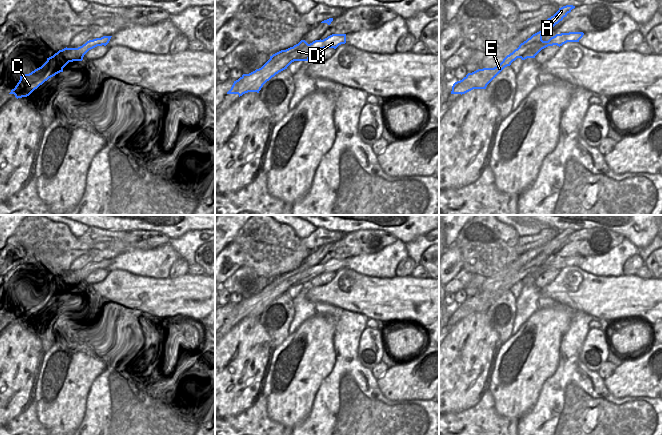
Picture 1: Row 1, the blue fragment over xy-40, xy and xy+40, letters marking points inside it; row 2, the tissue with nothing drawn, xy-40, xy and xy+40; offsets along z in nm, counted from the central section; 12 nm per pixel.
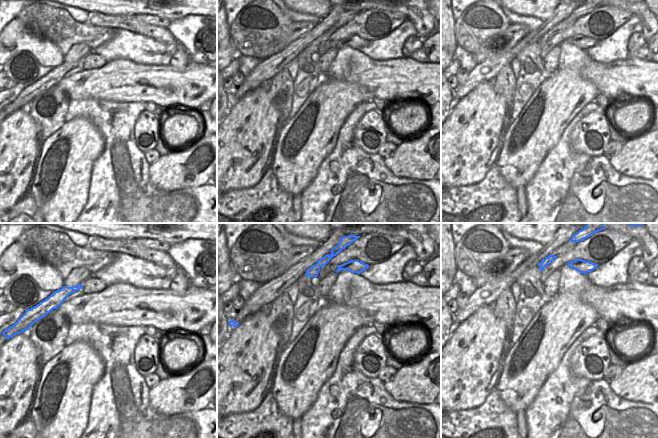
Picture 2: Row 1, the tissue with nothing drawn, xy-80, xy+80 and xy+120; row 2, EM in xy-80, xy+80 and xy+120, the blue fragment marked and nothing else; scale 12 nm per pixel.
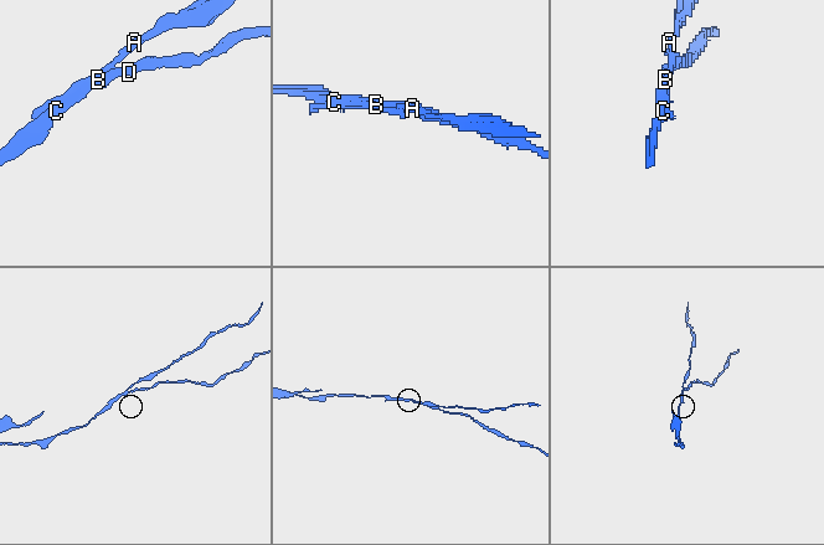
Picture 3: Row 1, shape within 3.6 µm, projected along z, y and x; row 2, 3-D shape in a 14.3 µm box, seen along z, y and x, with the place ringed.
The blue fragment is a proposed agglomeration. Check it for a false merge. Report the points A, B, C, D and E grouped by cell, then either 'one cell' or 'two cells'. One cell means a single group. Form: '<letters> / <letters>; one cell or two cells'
A / B C D E; two cells

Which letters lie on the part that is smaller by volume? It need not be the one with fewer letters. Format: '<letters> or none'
A

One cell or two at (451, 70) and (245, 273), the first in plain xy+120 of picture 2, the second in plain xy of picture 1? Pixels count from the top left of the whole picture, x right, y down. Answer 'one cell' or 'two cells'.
one cell

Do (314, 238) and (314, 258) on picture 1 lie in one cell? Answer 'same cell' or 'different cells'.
different cells

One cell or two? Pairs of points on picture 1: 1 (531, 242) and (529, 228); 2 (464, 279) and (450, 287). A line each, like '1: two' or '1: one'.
1: two
2: one

